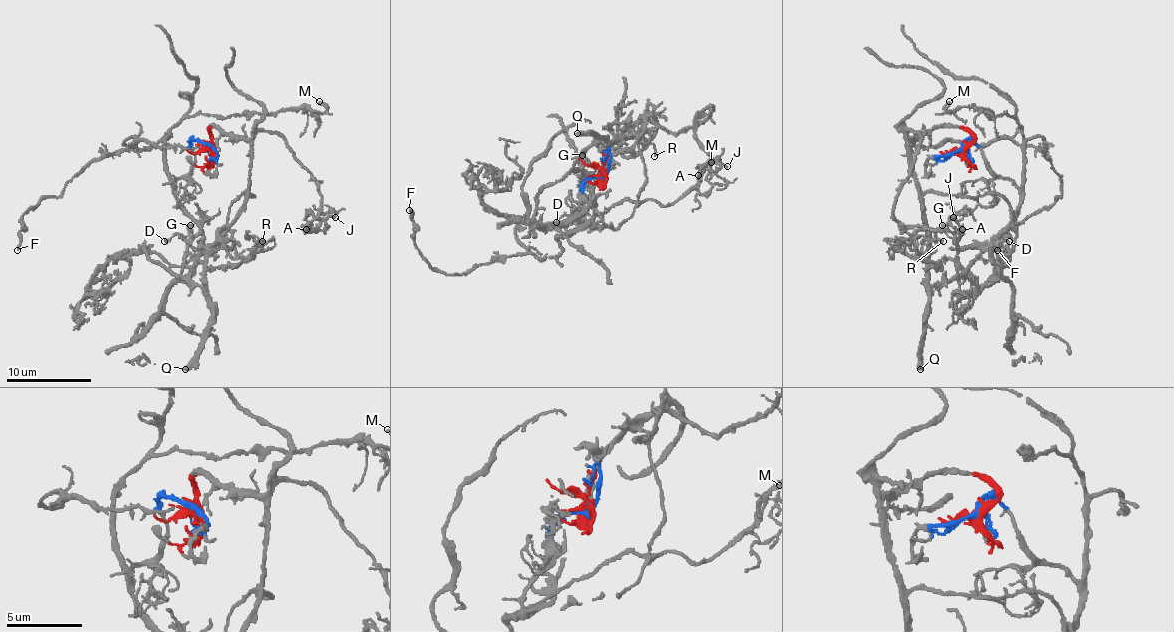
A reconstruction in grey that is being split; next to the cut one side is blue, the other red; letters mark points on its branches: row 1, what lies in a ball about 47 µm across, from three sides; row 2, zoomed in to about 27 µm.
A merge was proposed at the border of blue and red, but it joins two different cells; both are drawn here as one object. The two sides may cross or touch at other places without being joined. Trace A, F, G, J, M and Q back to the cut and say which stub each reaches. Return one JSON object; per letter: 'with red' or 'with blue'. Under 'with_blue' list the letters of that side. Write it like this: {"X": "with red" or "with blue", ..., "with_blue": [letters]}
{"A": "with red", "F": "with blue", "G": "with red", "J": "with red", "M": "with blue", "Q": "with red", "with_blue": ["F", "M"]}

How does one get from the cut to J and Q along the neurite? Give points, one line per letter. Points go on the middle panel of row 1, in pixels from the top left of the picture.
J: (602, 175), (604, 154), (640, 122), (672, 133), (708, 107), (696, 141), (727, 167)
Q: (602, 175), (604, 154), (642, 122), (634, 135), (600, 141), (604, 137), (576, 133)

